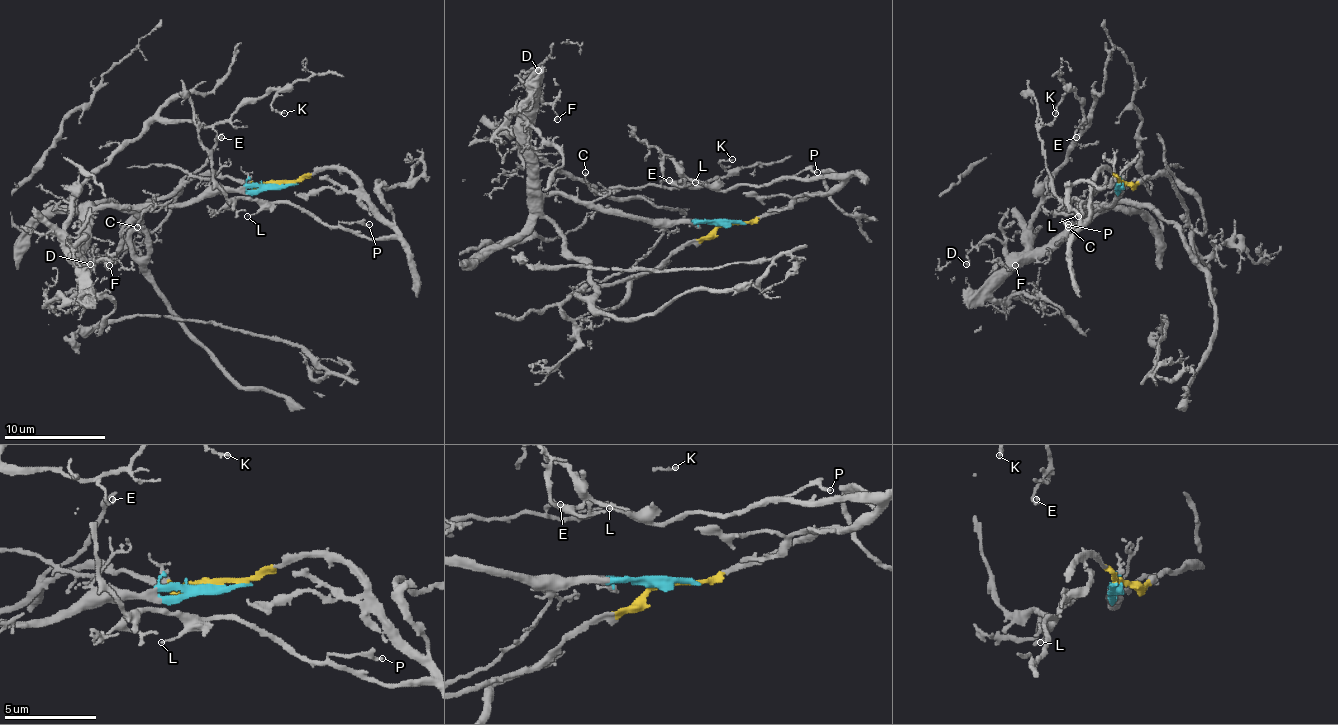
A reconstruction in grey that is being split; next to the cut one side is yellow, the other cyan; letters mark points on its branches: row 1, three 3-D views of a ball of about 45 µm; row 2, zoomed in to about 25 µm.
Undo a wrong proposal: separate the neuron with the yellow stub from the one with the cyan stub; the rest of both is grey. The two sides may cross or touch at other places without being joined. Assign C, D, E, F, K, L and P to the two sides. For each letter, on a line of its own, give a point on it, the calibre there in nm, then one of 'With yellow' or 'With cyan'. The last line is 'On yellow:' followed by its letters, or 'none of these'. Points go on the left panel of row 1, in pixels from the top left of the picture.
C: Place: (137, 227). Thickness 130 nm. With cyan
D: Place: (90, 264). Thickness 90 nm. With cyan
E: Place: (221, 137). Thickness 130 nm. With cyan
F: Place: (109, 265). Thickness 120 nm. With cyan
K: Place: (284, 113). Thickness 140 nm. With cyan
L: Place: (247, 216). Thickness 90 nm. With yellow
P: Place: (369, 224). Thickness 200 nm. With yellow
On yellow: L, P

